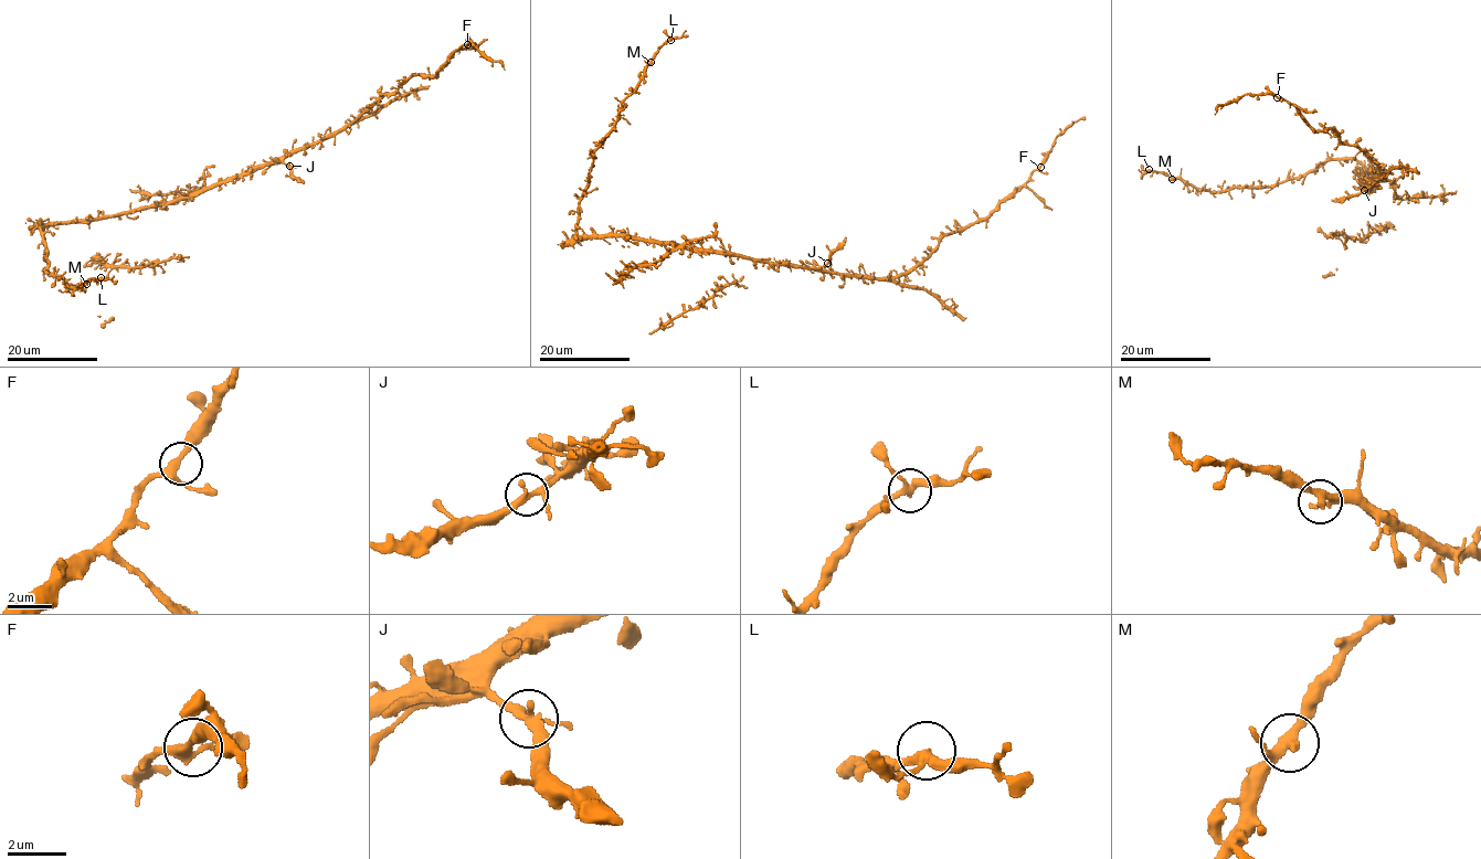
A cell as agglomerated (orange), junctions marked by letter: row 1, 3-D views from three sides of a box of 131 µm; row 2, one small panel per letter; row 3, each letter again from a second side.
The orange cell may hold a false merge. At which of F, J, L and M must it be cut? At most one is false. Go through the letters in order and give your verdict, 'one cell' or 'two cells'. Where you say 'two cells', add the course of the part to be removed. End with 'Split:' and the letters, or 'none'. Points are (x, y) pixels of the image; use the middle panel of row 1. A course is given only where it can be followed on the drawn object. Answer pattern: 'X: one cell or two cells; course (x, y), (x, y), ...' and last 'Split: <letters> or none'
F: one cell
J: two cells; course (827, 263), (846, 236)
L: one cell
M: one cell
Split: J

